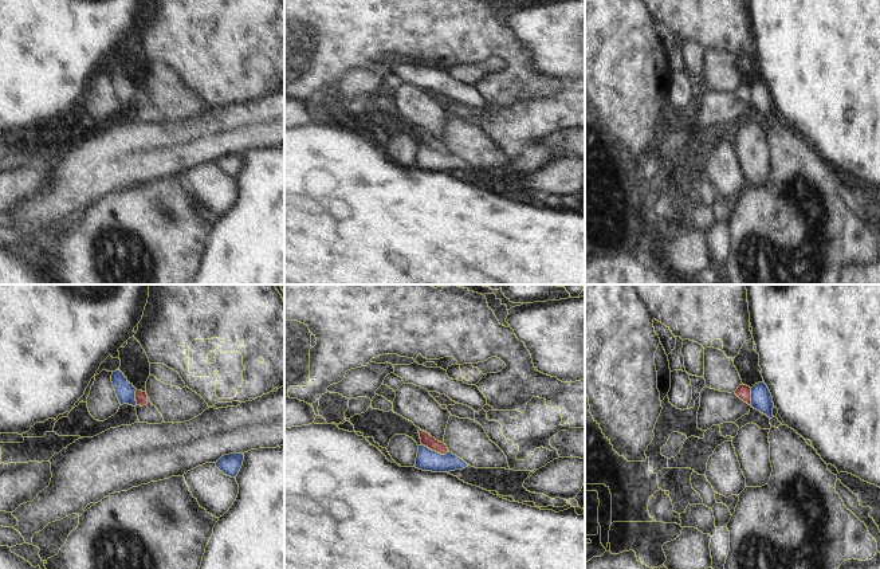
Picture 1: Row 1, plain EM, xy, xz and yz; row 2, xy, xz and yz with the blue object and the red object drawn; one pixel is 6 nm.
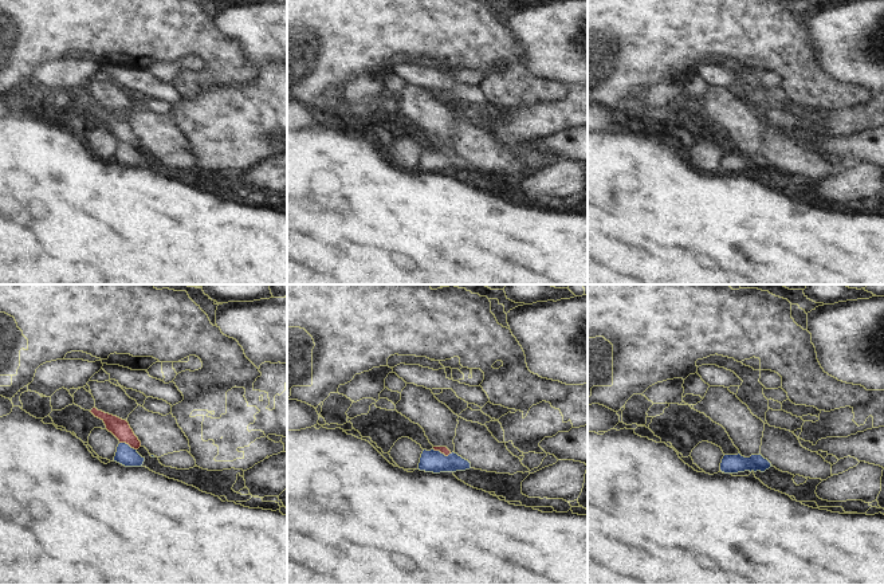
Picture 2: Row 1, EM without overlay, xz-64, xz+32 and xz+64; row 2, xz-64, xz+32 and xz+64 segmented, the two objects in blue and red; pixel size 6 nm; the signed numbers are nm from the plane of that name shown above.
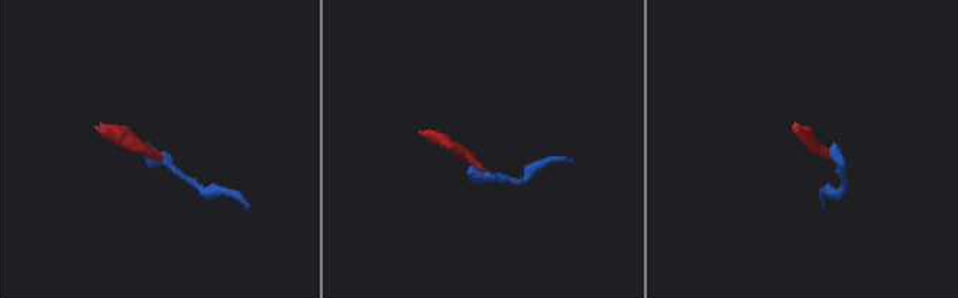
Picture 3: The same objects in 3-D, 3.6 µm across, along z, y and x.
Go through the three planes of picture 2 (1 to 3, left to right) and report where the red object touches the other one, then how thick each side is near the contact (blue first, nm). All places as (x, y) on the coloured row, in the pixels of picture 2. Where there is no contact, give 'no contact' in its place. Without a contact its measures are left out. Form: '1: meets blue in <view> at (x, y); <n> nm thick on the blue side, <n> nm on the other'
1: meets blue in xz-64 at (128, 444); 120 nm thick on the blue side, 110 nm on the other
2: meets blue in xz+32 at (440, 452); 130 nm thick on the blue side, 50 nm on the other
3: no contact

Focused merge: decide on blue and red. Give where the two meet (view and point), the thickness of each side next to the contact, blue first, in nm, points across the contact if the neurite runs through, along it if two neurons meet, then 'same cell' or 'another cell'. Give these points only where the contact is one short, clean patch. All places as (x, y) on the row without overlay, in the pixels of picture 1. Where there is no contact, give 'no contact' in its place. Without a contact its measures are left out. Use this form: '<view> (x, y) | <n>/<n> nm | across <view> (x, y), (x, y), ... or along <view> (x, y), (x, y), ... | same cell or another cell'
xz (435, 150) | 130/70 nm | across xz (427, 159), (435, 150), (427, 140) | same cell

